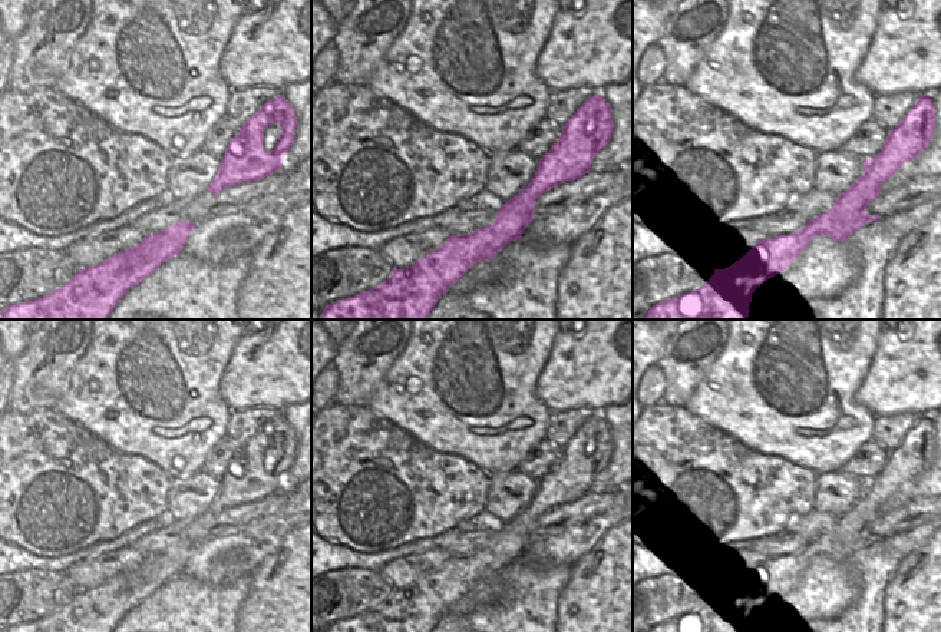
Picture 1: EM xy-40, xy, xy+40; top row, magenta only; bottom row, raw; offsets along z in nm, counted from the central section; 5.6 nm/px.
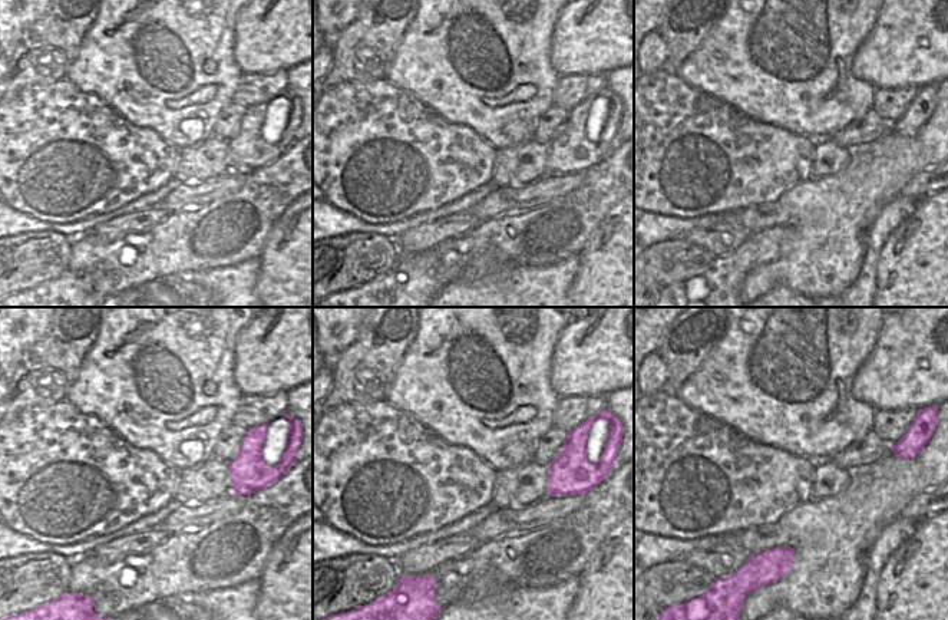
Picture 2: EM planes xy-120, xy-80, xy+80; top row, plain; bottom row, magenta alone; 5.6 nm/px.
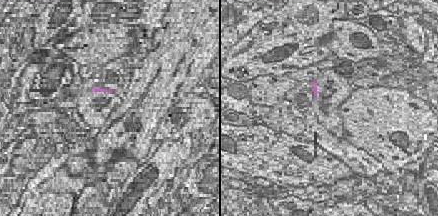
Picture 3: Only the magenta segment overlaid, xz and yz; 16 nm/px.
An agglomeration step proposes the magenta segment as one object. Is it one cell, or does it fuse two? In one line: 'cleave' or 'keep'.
keep

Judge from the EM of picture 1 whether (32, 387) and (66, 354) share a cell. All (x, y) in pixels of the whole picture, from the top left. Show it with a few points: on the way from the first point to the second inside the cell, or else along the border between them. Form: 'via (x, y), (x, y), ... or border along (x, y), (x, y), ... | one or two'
via (40, 379), (58, 361) | one

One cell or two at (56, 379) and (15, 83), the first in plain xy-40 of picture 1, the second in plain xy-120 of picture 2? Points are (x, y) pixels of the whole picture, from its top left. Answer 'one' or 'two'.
one

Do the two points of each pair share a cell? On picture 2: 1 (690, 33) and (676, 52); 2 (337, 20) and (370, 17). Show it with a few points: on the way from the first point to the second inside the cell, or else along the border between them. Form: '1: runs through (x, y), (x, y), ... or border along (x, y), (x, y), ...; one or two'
1: runs through (686, 38), (679, 48); one
2: border along (357, 15), (329, 42); two

